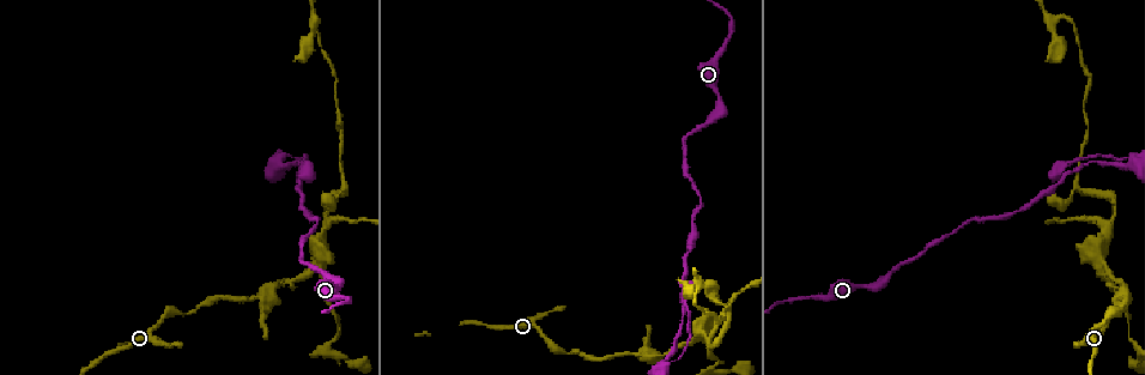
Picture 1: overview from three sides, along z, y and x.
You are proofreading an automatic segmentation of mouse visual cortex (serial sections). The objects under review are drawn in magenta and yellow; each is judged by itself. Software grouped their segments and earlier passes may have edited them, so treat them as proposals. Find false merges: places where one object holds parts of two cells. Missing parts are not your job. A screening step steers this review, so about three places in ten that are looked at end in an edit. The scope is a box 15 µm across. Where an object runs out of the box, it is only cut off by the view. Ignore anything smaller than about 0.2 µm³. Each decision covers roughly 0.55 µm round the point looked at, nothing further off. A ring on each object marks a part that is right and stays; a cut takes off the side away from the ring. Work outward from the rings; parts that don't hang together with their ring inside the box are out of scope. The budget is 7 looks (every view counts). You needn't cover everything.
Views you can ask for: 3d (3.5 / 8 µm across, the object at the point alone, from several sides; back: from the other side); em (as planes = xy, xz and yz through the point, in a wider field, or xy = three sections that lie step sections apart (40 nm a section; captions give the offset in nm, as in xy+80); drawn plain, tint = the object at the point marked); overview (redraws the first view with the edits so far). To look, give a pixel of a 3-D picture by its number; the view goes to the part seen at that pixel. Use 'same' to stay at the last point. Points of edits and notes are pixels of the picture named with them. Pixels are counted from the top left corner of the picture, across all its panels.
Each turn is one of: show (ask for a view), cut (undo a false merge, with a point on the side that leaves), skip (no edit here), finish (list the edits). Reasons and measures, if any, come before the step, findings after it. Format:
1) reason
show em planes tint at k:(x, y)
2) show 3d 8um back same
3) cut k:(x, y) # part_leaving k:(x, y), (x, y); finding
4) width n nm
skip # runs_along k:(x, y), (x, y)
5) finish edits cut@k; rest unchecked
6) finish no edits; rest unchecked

arms part here
show 3d 3.5um at 1:(1062, 177)

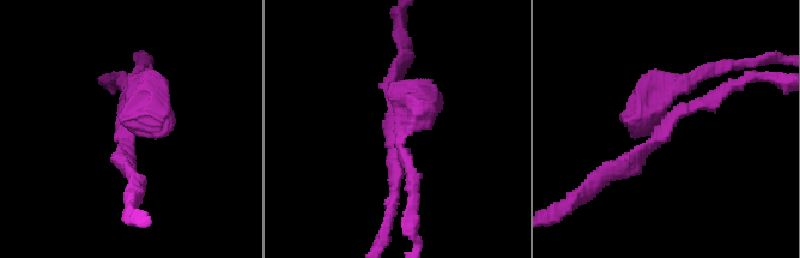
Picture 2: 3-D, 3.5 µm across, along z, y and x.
show em xy step 1 tint at 2:(670, 126)

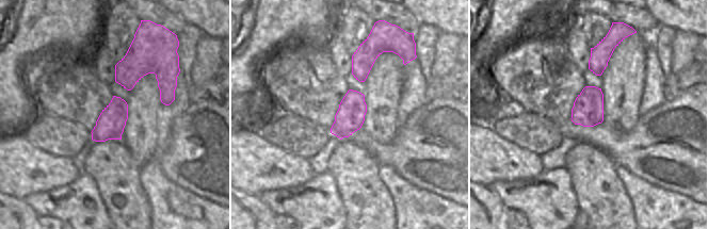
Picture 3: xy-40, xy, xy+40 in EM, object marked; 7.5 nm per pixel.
width 220 nm
skip # runs_along 2:(607, 170), (631, 167), (684, 108), (735, 85); all the same cell

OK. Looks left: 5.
thick turns thin
show 3d 3.5um back at 1:(1117, 299)

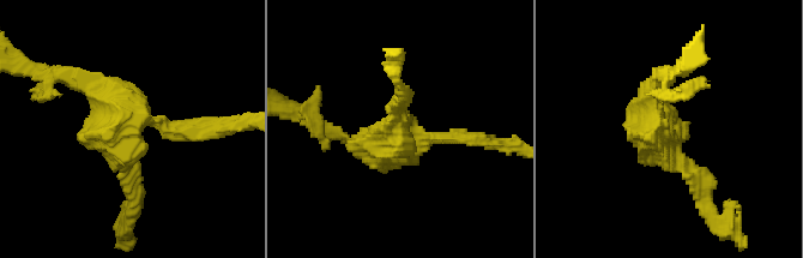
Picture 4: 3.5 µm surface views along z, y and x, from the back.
show em planes tint at 4:(150, 122)

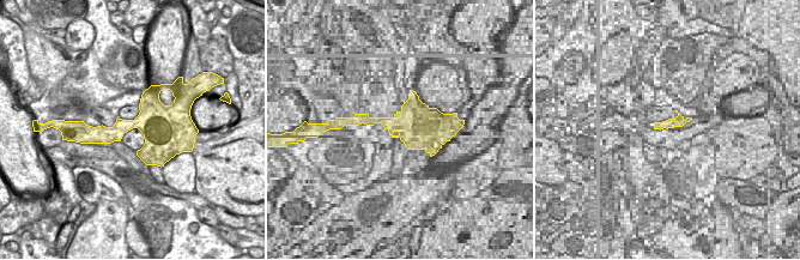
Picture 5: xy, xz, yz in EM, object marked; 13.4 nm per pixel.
skip # runs_along 4:(228, 126), (121, 122), (88, 86); continuous, no second cell

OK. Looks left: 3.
branch point
show 3d 3.5um at 1:(698, 338)

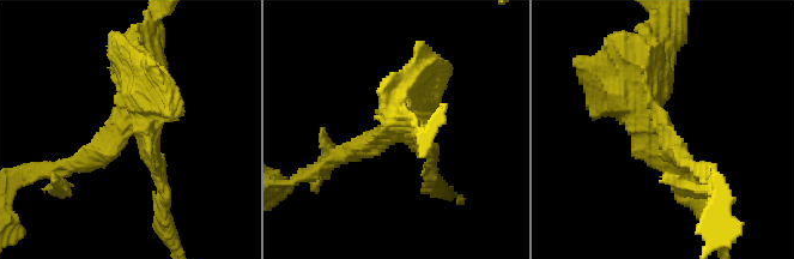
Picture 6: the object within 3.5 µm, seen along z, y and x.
show em planes tint at 6:(132, 132)

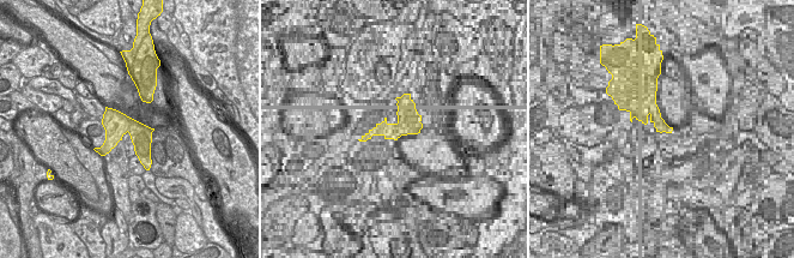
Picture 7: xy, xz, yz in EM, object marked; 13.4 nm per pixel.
cut 6:(158, 116) # border 7:(131, 118), (128, 132); two cells meet here

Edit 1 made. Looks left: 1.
finish edits cut@6; rest unchecked

